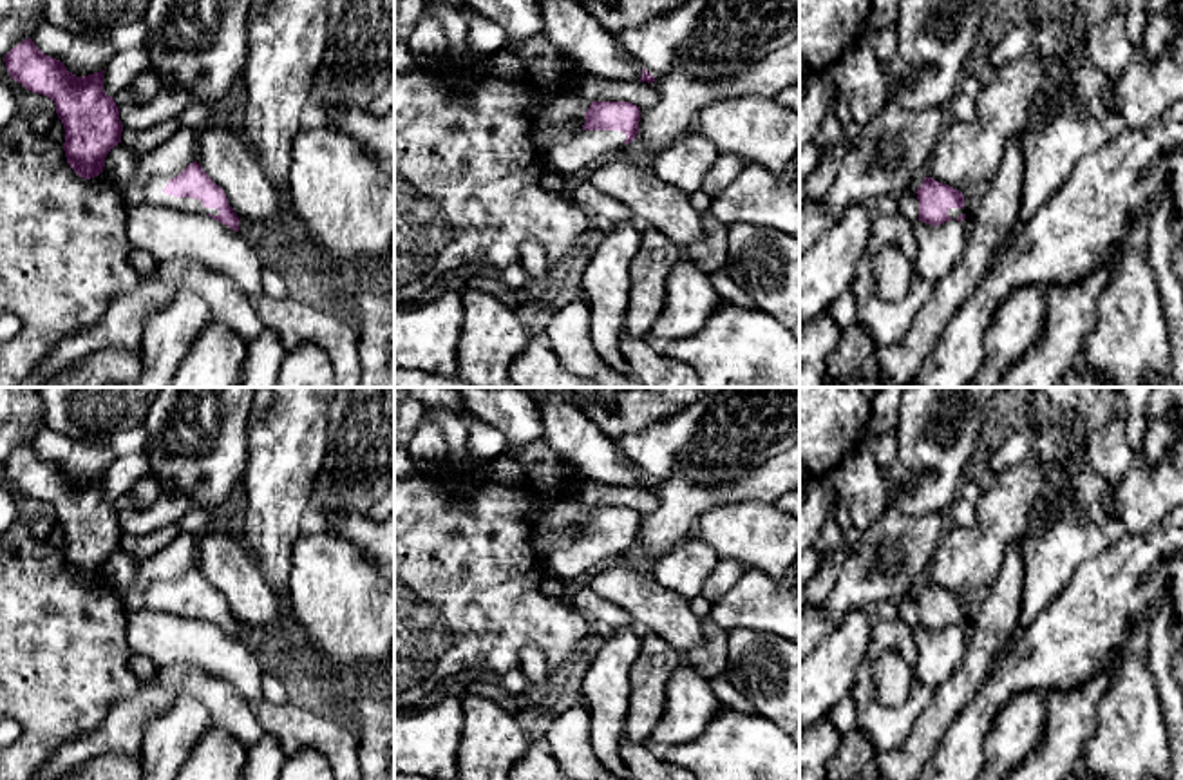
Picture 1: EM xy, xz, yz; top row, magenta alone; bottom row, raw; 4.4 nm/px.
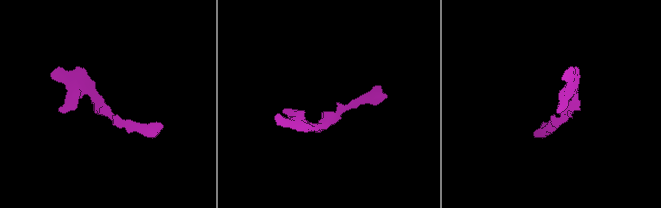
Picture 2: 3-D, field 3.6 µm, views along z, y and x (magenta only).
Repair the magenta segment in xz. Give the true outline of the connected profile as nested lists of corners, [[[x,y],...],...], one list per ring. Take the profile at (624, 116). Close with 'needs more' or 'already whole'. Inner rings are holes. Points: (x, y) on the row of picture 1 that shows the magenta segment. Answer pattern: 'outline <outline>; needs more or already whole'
outline [[[592,101],[584,119],[566,143],[543,150],[544,165],[572,181],[582,177],[588,163],[637,138],[640,107],[629,101]]]; needs more

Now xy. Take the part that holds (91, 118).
outline [[[33,38],[13,47],[4,62],[14,81],[22,83],[31,92],[43,94],[54,101],[56,114],[65,128],[65,157],[80,177],[90,179],[103,174],[121,190],[132,181],[137,181],[141,188],[141,205],[210,215],[239,232],[241,219],[230,206],[224,190],[210,179],[197,161],[190,163],[179,176],[148,176],[139,170],[141,156],[121,141],[123,125],[119,121],[119,107],[114,98],[107,96],[103,90],[105,71],[78,78],[69,72],[60,60],[43,54],[34,45]]]; needs more

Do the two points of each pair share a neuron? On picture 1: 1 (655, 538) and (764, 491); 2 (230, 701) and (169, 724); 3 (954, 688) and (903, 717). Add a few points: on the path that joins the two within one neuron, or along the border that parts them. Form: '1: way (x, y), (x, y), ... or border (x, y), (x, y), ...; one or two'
1: way (682, 511), (693, 500), (737, 493); one
2: border (174, 694), (194, 697), (207, 710), (210, 724); two
3: border (934, 690), (905, 739); two

